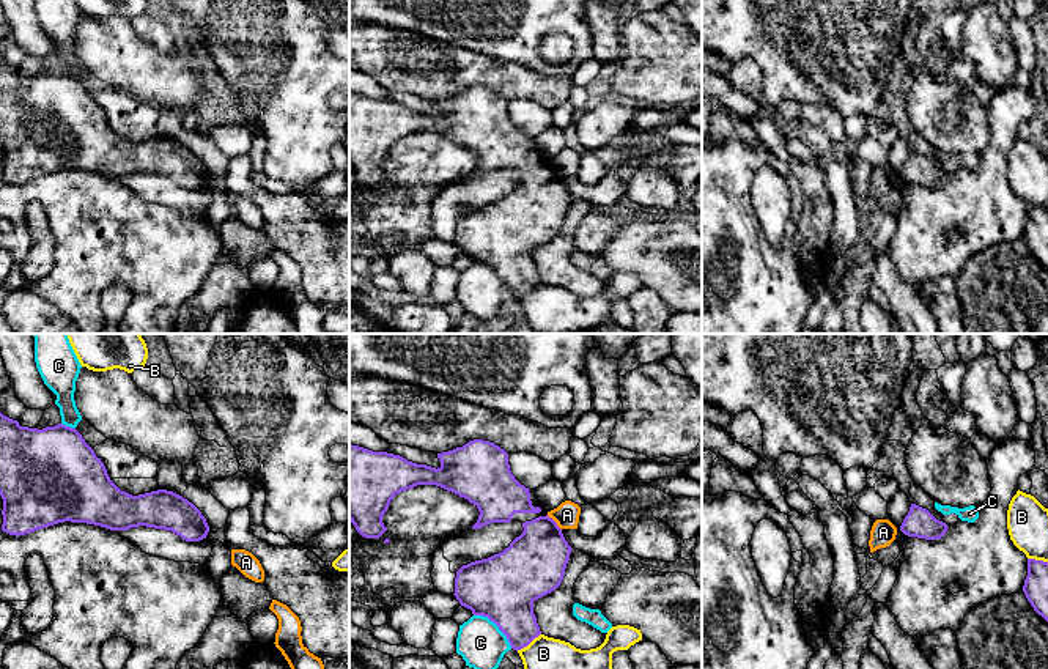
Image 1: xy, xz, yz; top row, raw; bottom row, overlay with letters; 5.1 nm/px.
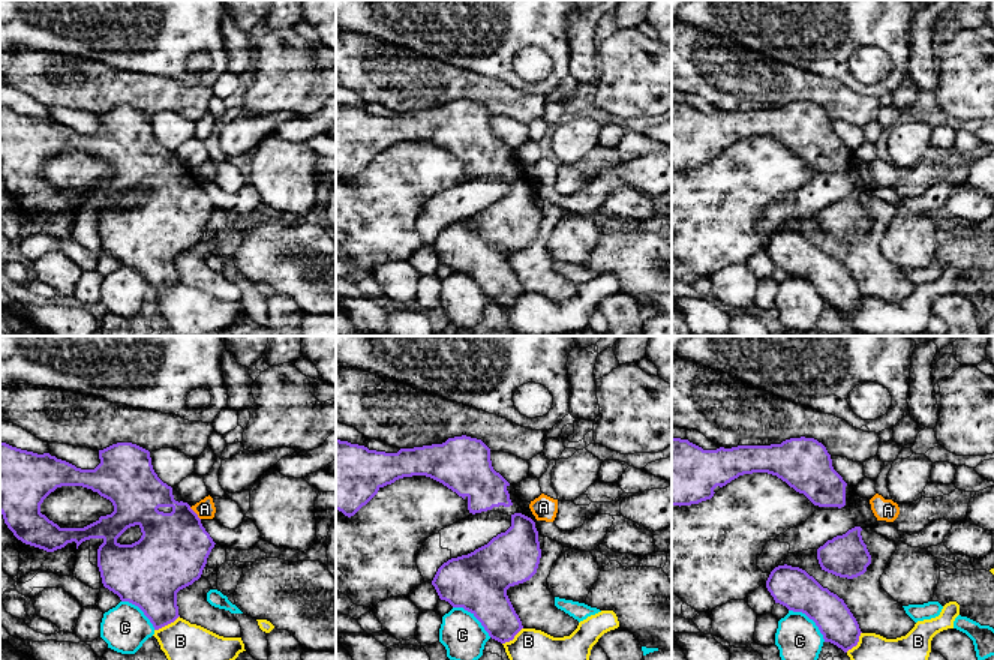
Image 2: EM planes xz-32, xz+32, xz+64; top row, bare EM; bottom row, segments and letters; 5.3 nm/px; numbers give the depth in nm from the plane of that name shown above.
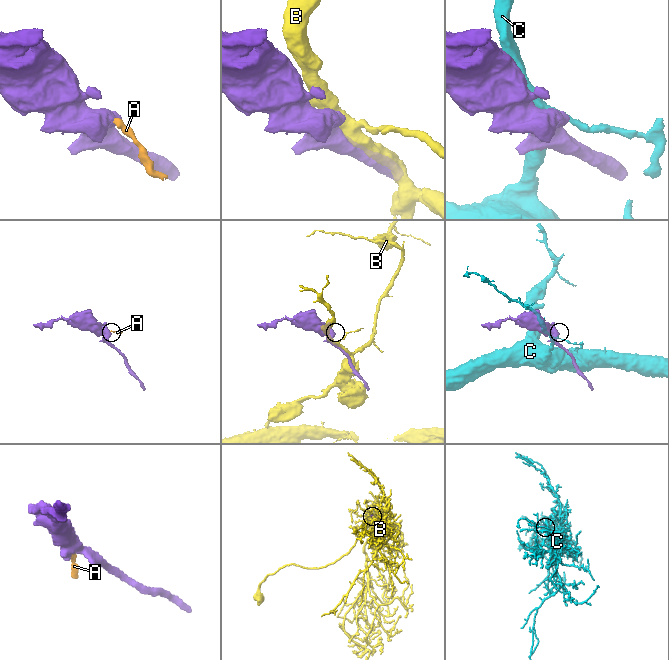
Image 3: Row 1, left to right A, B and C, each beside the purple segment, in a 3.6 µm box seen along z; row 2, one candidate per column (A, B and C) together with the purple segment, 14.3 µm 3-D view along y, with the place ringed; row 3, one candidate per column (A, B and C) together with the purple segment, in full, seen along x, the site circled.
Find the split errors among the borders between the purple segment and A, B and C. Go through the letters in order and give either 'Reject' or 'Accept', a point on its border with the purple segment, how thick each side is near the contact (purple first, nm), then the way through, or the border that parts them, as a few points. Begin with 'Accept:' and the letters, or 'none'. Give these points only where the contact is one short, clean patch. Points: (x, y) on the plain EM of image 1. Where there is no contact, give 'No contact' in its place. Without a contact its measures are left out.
Accept: none
A: Reject. Touches purple at xz (554, 169). Thickness 320 nm (purple) against 130 nm. Boundary: xz (546, 162), (560, 177)
B: Reject. Touches purple at xz (527, 291). Thickness 260 nm (purple) against 280 nm
C: Reject. Touches purple at xz (496, 271). Thickness 340 nm (purple) against 240 nm

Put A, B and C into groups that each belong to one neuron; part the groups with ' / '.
A / B / C

